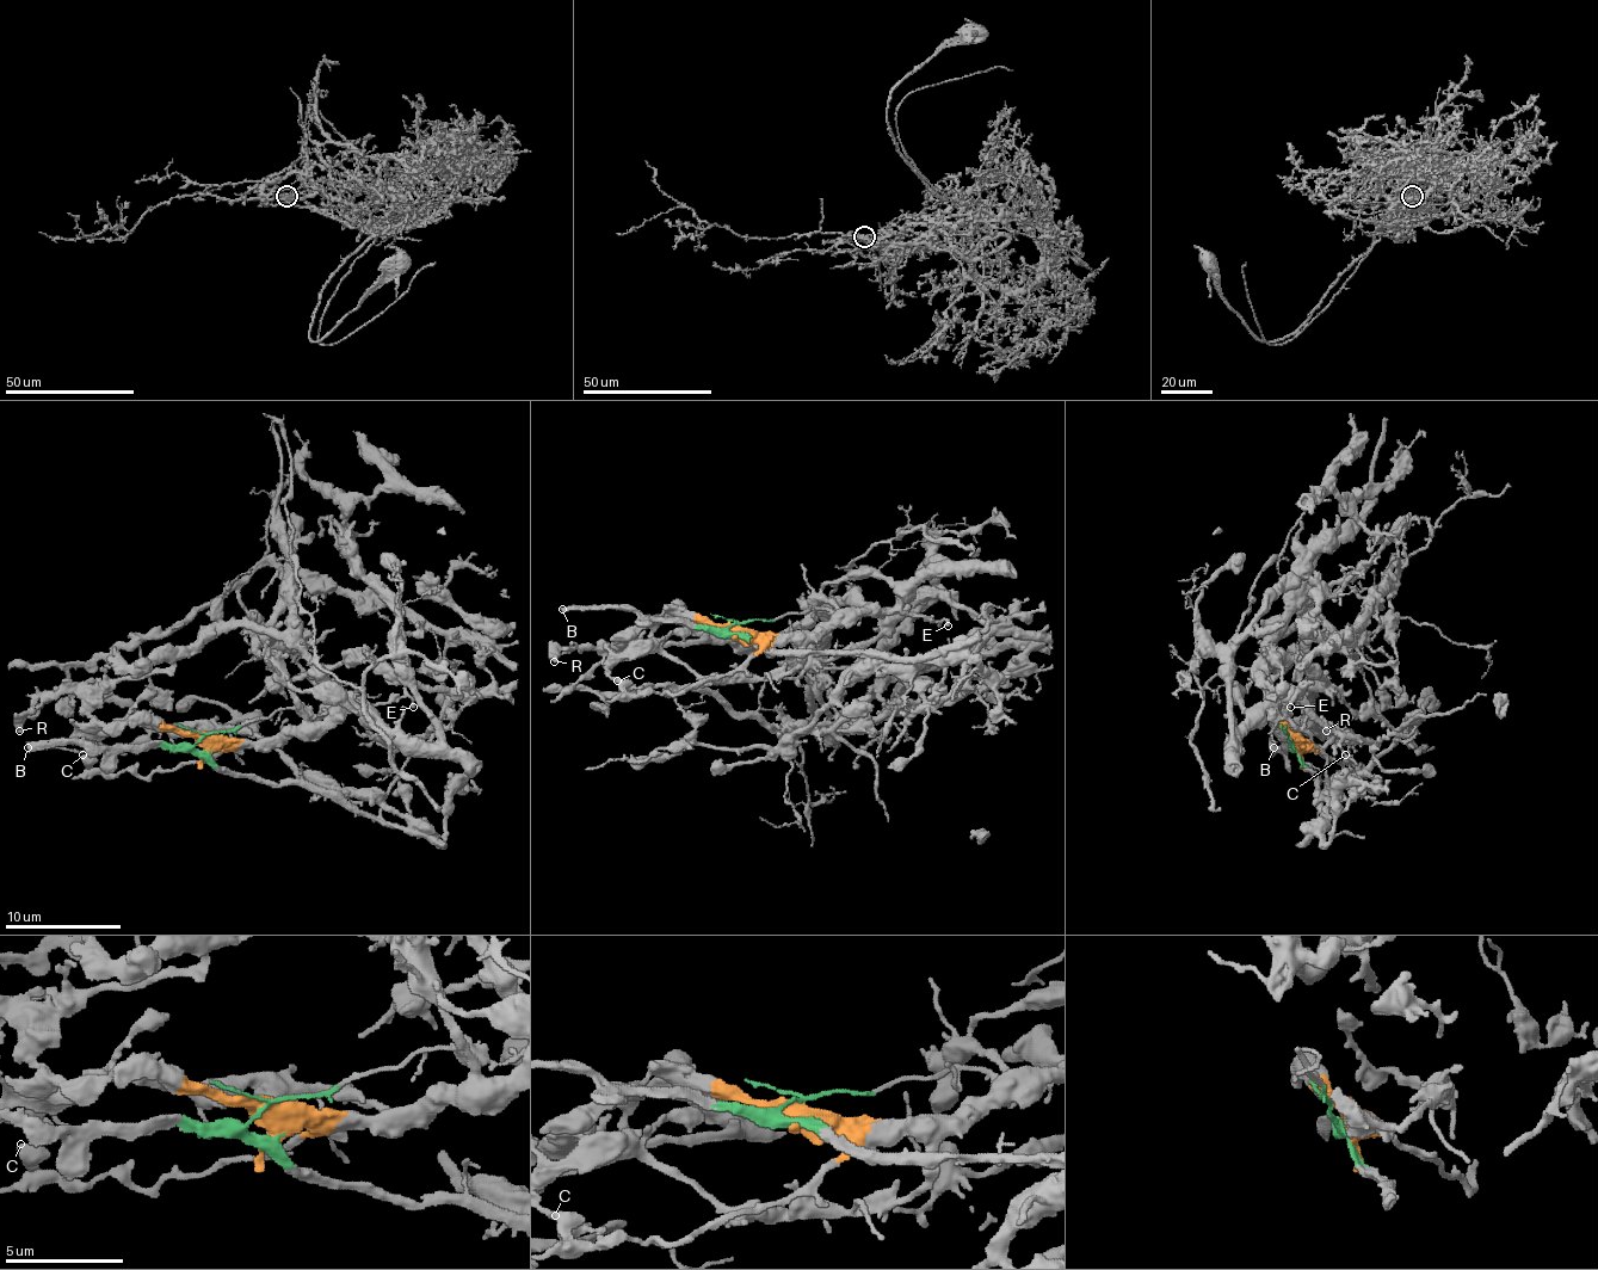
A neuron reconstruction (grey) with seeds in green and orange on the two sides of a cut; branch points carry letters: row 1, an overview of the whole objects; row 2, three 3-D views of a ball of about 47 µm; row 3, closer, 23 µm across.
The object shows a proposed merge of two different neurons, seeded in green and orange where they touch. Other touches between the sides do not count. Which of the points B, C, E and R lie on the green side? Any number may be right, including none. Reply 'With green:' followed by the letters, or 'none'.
With green: B

